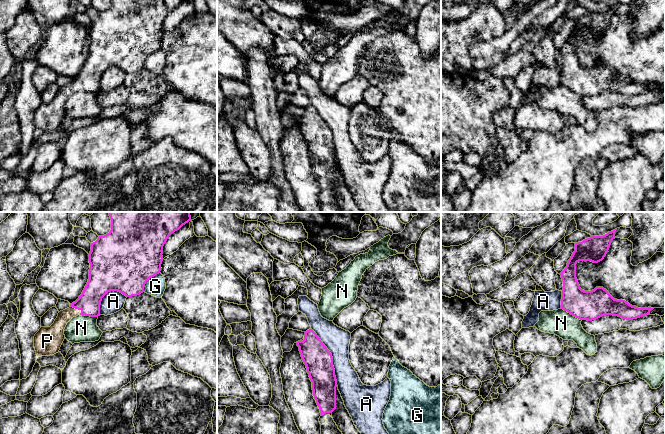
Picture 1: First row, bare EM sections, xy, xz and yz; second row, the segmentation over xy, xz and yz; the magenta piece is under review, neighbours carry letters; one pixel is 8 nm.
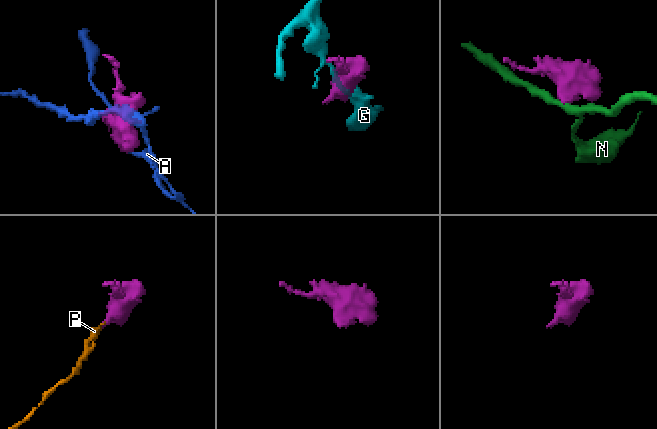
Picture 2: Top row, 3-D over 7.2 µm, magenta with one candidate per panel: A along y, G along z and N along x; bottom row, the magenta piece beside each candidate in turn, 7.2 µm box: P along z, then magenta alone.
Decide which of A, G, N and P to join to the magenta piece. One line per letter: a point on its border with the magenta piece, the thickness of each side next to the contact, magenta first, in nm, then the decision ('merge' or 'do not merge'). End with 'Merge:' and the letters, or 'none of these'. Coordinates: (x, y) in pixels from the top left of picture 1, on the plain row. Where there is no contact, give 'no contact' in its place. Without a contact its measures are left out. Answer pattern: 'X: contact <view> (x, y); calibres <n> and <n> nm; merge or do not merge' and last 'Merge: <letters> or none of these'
A: contact xz (332, 133); calibres 220 and 200 nm; do not merge
G: contact xy (148, 55); calibres 500 and 160 nm; do not merge
N: contact yz (571, 90); calibres 240 and 200 nm; do not merge
P: contact xy (77, 84); calibres 190 and 130 nm; merge
Merge: P

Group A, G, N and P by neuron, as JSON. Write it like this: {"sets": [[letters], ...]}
{"sets": [["A"], ["G"], ["N"], ["P"]]}

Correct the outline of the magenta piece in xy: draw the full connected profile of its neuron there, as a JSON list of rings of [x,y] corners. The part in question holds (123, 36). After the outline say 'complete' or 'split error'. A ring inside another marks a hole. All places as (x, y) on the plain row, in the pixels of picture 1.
[[[111,0],[111,6],[91,19],[89,29],[89,55],[79,72],[70,83],[60,87],[50,103],[41,103],[34,112],[37,133],[50,132],[59,128],[65,115],[67,99],[78,91],[100,92],[102,74],[110,67],[118,67],[126,73],[144,68],[146,58],[159,50],[163,37],[163,22],[169,12],[185,0]]]; split error

